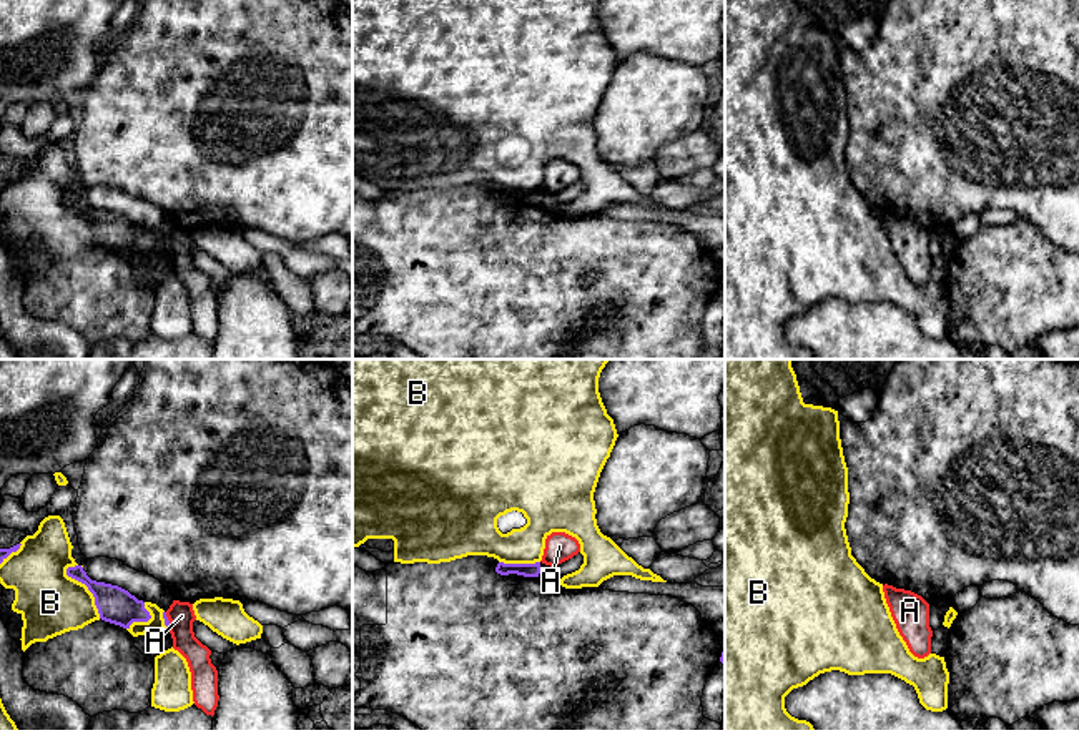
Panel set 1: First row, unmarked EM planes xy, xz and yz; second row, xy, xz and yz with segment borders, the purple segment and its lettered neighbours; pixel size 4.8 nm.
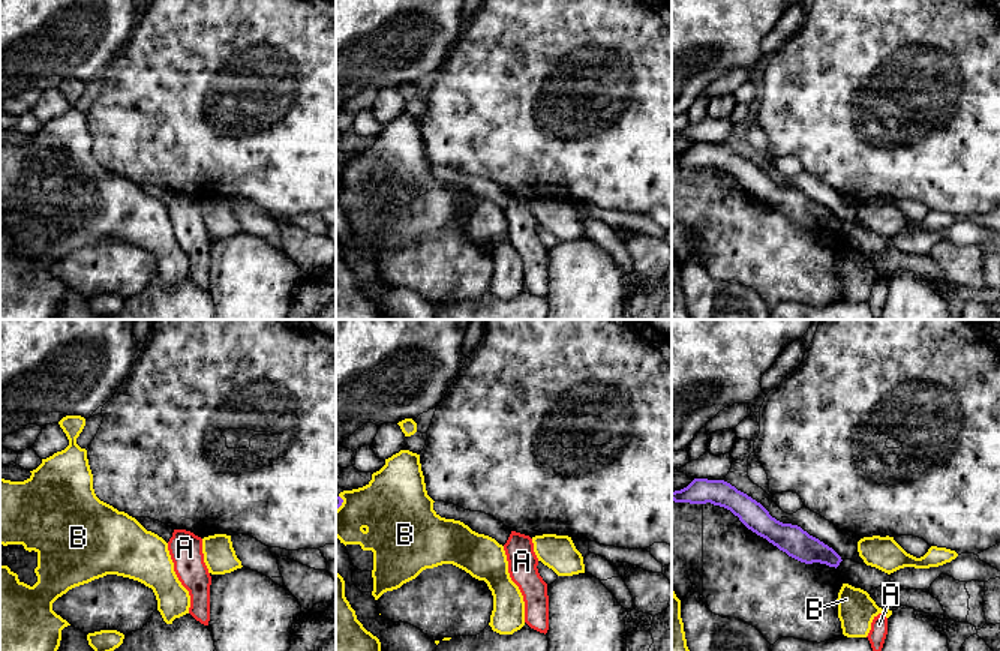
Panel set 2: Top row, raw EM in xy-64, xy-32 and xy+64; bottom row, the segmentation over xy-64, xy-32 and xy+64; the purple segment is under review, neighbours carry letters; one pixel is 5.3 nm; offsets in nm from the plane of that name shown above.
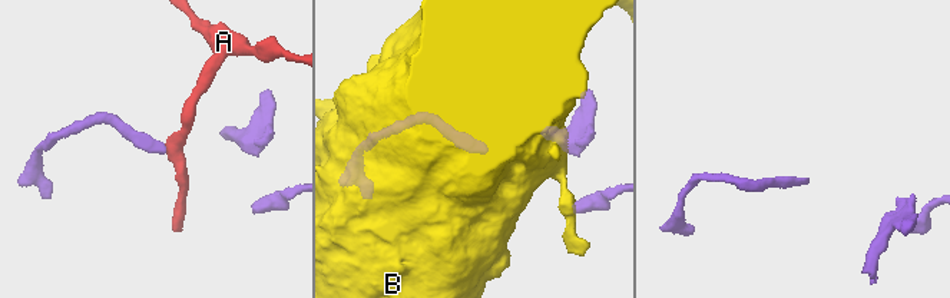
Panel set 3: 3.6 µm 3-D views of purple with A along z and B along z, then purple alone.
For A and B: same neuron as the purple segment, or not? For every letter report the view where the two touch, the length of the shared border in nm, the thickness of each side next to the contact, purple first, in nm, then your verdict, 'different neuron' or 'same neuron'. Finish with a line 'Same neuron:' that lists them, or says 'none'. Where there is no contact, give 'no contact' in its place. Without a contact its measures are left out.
A: contact in xy; length 90 nm; calibres 30 and 130 nm; different neuron
B: contact in xy; length 300 nm; calibres 180 and 300 nm; different neuron
Same neuron: none

